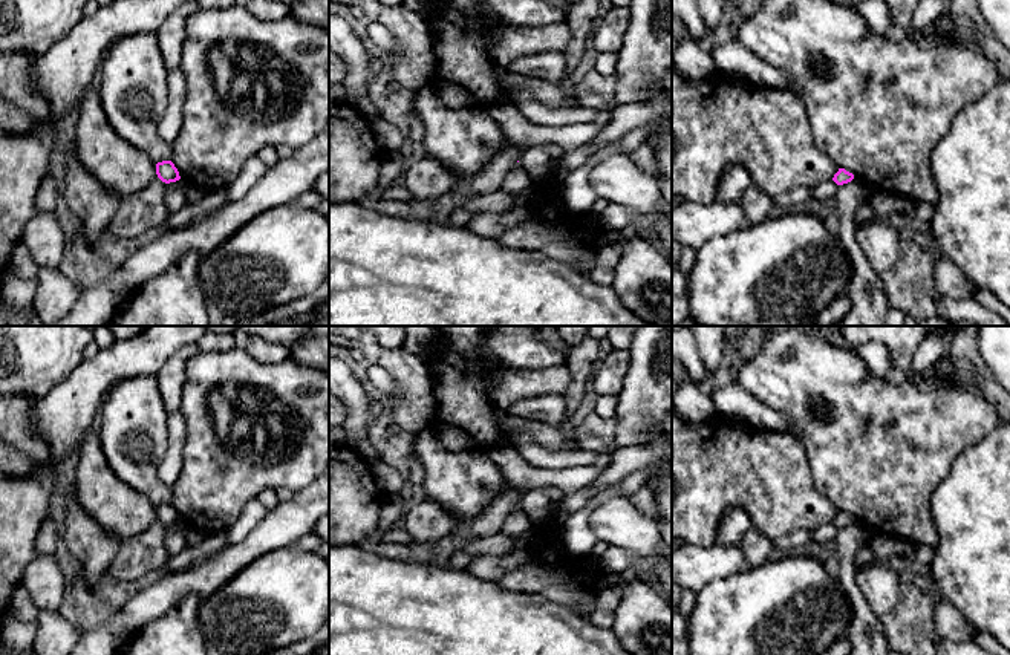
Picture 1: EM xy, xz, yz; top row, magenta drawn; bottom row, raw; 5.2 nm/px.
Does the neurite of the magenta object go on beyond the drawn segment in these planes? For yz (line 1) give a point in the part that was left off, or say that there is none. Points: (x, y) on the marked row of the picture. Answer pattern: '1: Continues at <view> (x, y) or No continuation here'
1: No continuation here

